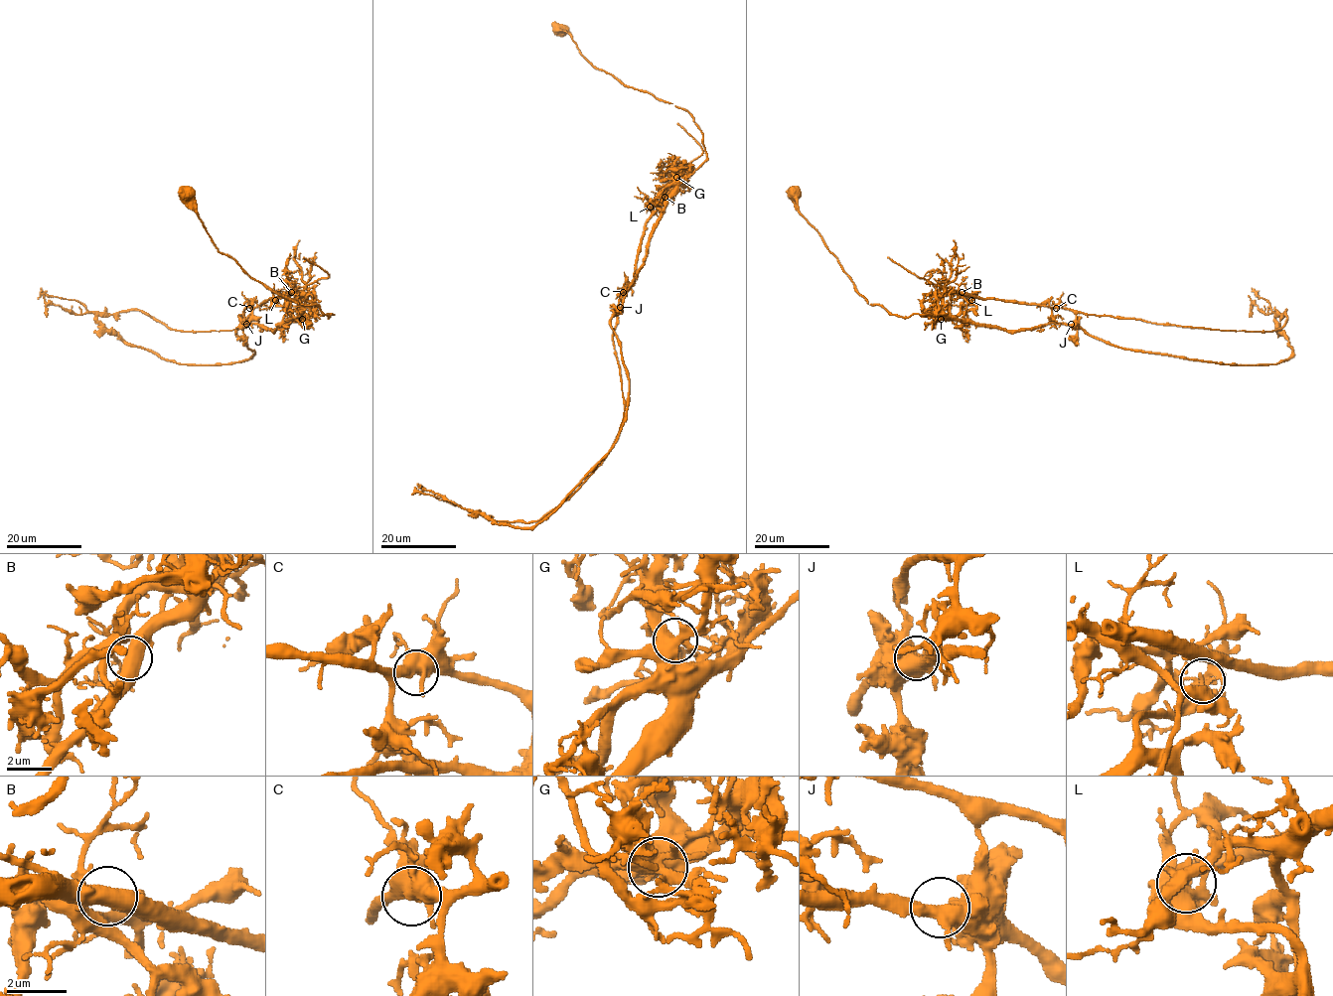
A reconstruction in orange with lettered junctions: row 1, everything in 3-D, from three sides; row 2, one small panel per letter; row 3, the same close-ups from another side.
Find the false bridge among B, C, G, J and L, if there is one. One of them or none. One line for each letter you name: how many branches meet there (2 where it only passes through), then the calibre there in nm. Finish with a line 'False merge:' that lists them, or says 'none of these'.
L: branches 4; calibre 500 nm
False merge: L

